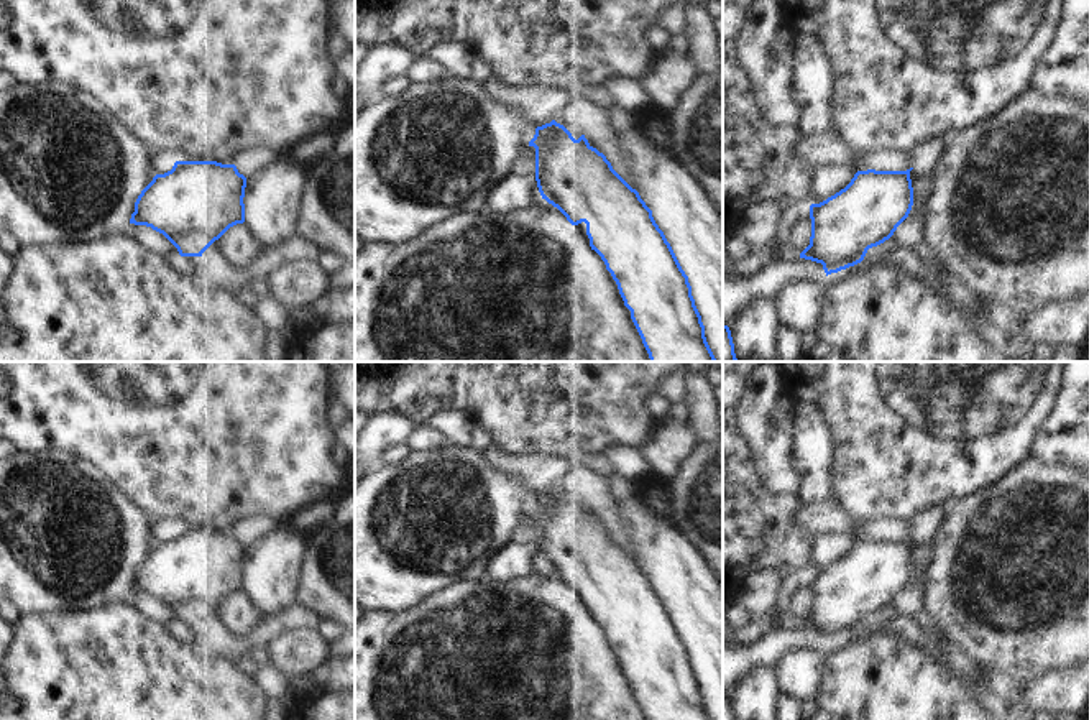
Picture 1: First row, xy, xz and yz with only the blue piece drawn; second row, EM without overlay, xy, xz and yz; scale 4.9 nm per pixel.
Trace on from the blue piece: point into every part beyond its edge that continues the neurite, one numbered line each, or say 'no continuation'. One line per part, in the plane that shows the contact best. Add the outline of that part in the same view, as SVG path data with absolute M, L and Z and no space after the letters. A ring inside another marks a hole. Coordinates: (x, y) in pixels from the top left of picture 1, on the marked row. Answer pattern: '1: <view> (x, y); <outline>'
no continuation

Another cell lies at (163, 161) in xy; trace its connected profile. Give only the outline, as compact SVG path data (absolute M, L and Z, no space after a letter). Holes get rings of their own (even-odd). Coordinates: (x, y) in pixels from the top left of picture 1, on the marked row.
M159 151L151 155L151 171L153 174L164 174L172 169L176 159L168 151Z

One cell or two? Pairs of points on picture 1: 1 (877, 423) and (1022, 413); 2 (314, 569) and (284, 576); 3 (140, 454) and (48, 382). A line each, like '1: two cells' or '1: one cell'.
1: one cell
2: two cells
3: one cell

